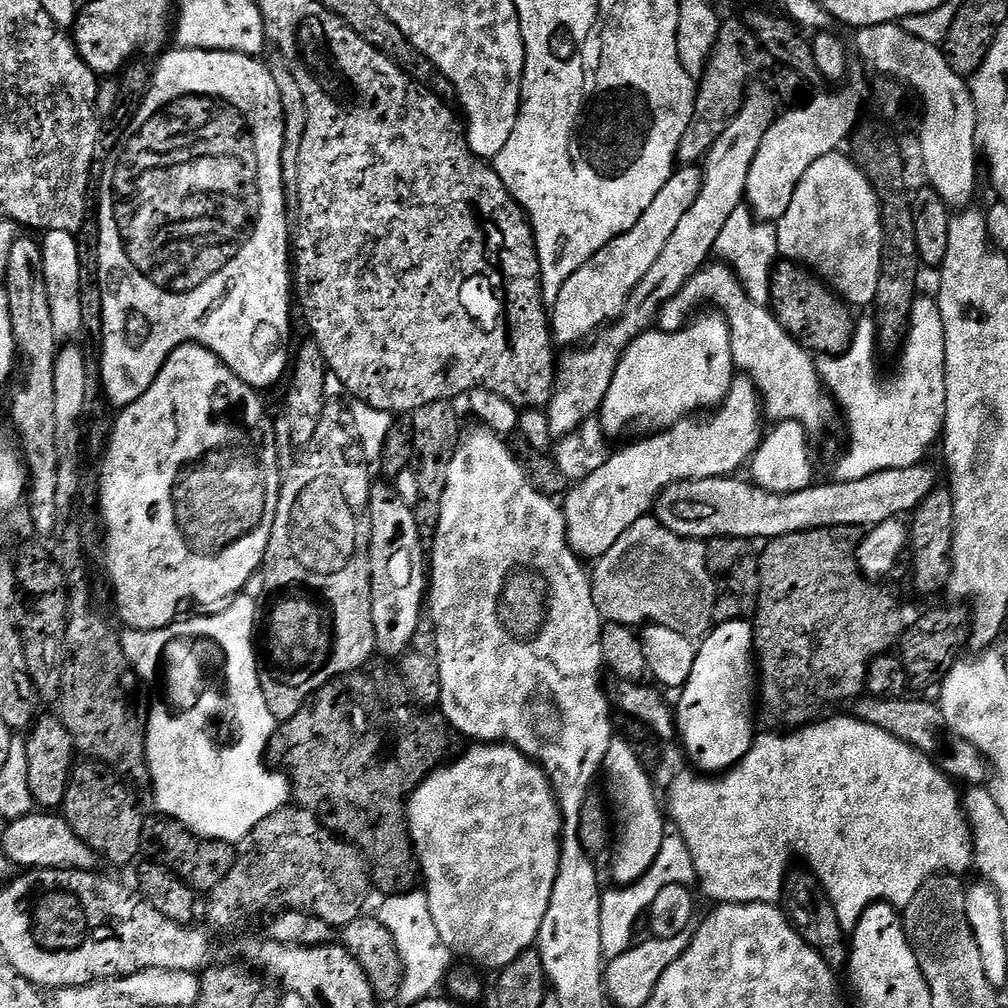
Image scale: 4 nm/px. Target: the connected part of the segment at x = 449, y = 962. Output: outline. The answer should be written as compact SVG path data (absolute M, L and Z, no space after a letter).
M423 891L407 892L401 896L389 896L383 901L378 912L379 920L390 930L398 946L398 954L404 967L404 981L400 987L399 1003L415 1006L419 1000L429 999L436 987L445 983L453 967L452 951L442 942L438 926L434 926L434 917L430 914L430 902Z

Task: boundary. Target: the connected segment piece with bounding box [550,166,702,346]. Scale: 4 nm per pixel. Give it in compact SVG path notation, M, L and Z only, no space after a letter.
M696 166L677 167L673 171L672 177L666 182L666 186L662 186L662 190L658 190L658 198L654 198L654 202L650 202L650 206L646 206L639 222L626 234L616 236L606 246L602 246L602 250L594 253L585 264L578 266L578 270L574 270L574 274L570 274L570 278L566 278L555 304L550 308L552 339L557 345L583 345L585 341L595 337L601 329L622 315L630 294L636 289L638 282L642 282L642 278L646 278L650 266L654 266L658 254L662 254L666 242L674 235L678 222L682 222L686 210L690 210L690 206L694 206L694 202L698 200L698 190L702 190L701 169Z

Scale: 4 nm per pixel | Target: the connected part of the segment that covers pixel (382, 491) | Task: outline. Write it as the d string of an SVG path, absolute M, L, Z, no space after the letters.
M373 483L368 513L372 523L370 558L376 652L398 658L406 650L410 638L414 638L426 604L426 548L418 534L413 505L402 502L391 483Z

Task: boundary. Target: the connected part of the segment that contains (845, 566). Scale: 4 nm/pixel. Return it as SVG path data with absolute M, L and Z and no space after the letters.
M830 526L815 528L805 532L795 532L767 541L760 552L760 597L756 603L754 623L752 624L752 646L754 660L758 665L758 716L764 719L764 728L768 730L795 730L805 727L823 717L831 704L855 702L865 695L868 682L868 667L874 658L883 652L892 652L900 643L906 621L900 613L900 604L892 592L887 592L883 583L868 580L860 572L856 561L856 548L862 539L861 529L854 526Z

